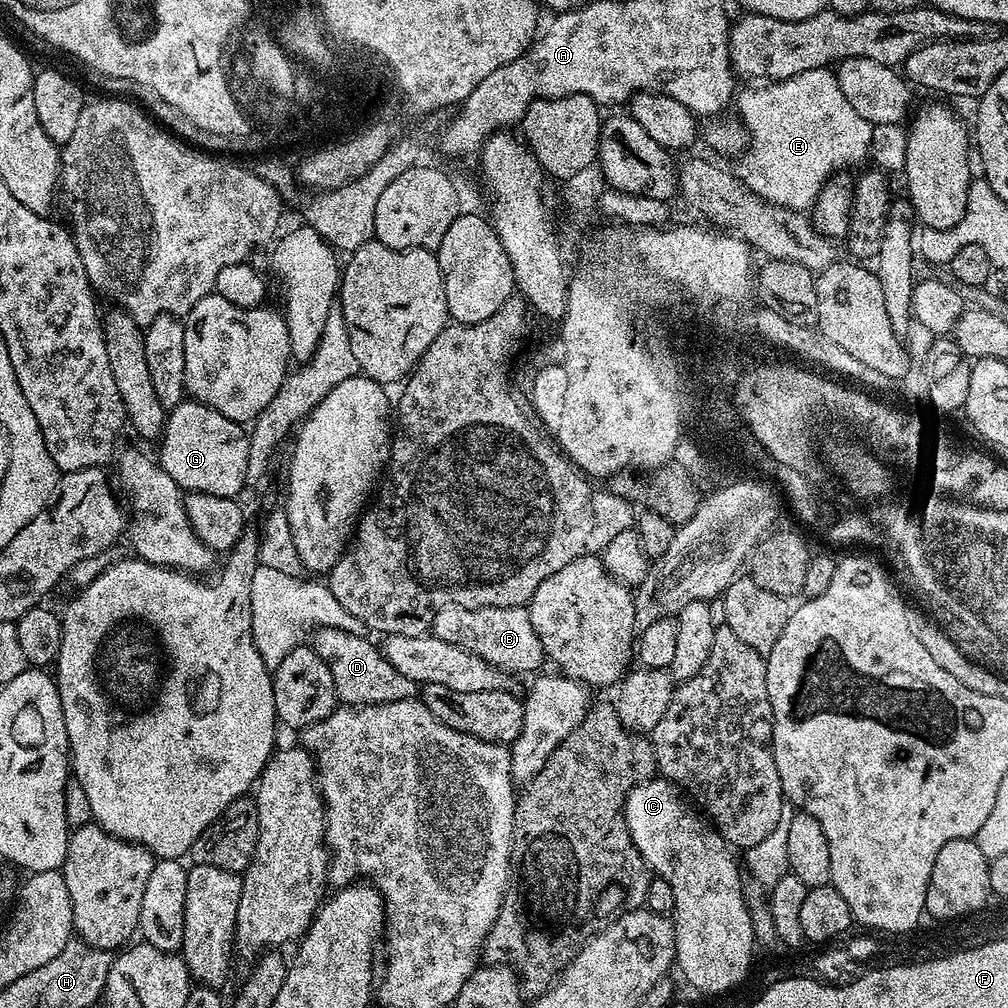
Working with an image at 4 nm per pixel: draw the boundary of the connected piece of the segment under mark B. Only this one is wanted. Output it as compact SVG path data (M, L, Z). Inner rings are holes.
M451 604L442 606L434 618L431 635L451 644L462 646L468 652L476 652L484 660L501 669L535 673L540 663L545 663L544 646L532 624L527 607L516 608L467 608Z

